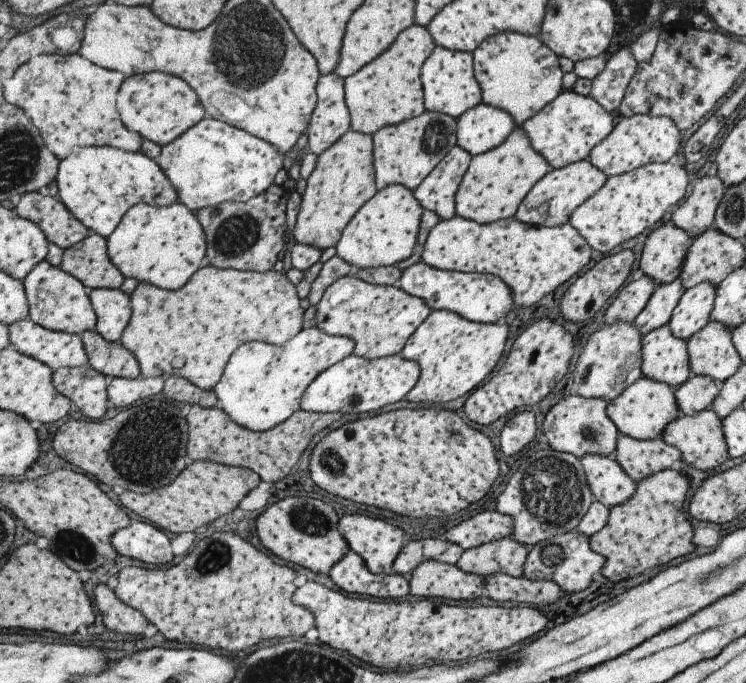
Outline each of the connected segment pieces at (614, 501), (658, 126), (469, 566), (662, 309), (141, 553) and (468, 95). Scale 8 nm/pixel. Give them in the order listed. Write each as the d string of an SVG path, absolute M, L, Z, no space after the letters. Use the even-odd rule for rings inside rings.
M586 455L581 463L596 501L612 508L634 496L637 483L613 456Z
M632 115L623 117L614 130L591 150L589 161L608 177L615 177L648 163L667 163L674 161L680 150L680 129L668 117L652 115Z
M510 536L463 551L456 565L483 577L494 573L521 577L529 549Z
M679 278L674 282L656 286L645 309L632 322L638 327L641 336L669 323L674 307L684 291Z
M133 521L130 526L118 529L112 535L111 543L118 554L148 564L168 564L175 556L170 537L151 522Z
M435 45L432 54L421 68L421 83L425 108L433 113L444 113L457 119L464 112L482 103L482 91L473 70L473 54L452 51Z

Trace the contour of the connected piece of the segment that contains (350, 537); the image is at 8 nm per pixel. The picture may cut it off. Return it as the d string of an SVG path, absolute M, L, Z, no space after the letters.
M349 514L339 518L339 531L348 541L350 550L358 553L372 571L372 574L385 575L393 572L393 564L400 550L406 543L402 529L386 523L384 520L371 518L364 514Z

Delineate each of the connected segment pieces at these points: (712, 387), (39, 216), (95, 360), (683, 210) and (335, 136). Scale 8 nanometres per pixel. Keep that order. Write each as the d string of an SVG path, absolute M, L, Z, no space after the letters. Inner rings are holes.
M692 374L674 391L680 413L691 417L710 408L720 392L720 385L710 377Z
M45 190L23 194L14 211L22 218L28 219L30 222L36 224L36 226L39 226L50 242L56 243L63 249L70 249L71 246L83 241L91 234L90 229L82 221L79 221L68 210L68 207L64 206L64 203L60 199L51 197Z
M95 330L80 334L88 355L87 365L109 377L135 379L141 376L136 357L120 342L107 341Z
M716 177L699 178L691 196L680 204L672 216L672 224L687 232L693 239L714 227L715 212L726 187Z
M338 74L320 75L316 87L317 103L308 131L308 148L322 154L351 128L351 116L345 103L345 79Z

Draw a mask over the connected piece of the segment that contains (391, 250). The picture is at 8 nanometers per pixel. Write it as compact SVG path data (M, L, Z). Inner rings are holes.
M399 184L379 190L354 215L336 244L337 255L360 269L387 267L412 256L424 209L413 190Z

